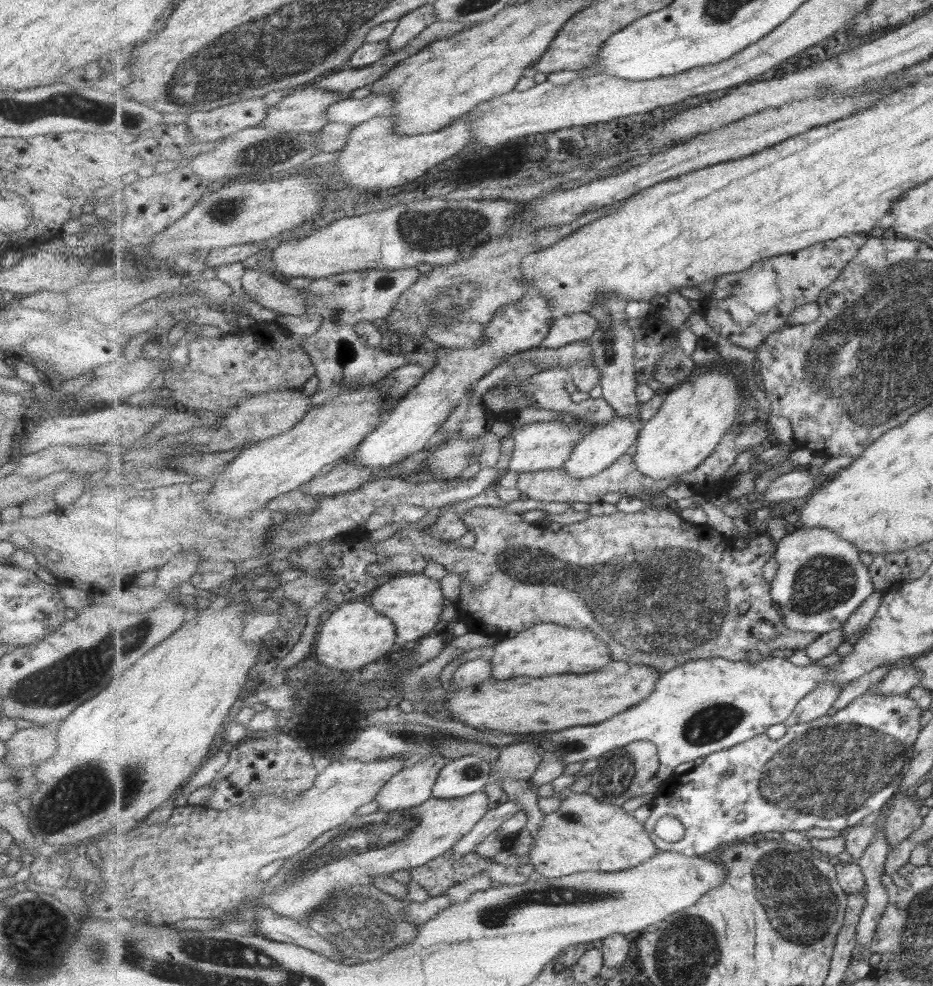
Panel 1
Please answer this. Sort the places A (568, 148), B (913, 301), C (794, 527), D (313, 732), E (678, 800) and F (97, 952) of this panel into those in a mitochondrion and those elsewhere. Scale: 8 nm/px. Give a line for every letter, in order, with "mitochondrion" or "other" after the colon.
A: other
B: mitochondrion
C: other
D: other
E: other
F: mitochondrion

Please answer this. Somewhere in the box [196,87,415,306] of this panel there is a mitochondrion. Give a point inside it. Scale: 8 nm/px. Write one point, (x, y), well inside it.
(265, 151)

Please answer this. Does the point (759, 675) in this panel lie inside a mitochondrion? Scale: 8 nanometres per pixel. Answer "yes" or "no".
no

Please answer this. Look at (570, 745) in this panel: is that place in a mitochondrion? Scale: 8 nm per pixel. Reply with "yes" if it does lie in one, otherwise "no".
yes

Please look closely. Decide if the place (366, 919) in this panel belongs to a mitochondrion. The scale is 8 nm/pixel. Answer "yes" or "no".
yes

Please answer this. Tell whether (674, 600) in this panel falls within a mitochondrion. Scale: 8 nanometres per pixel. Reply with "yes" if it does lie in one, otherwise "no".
yes

